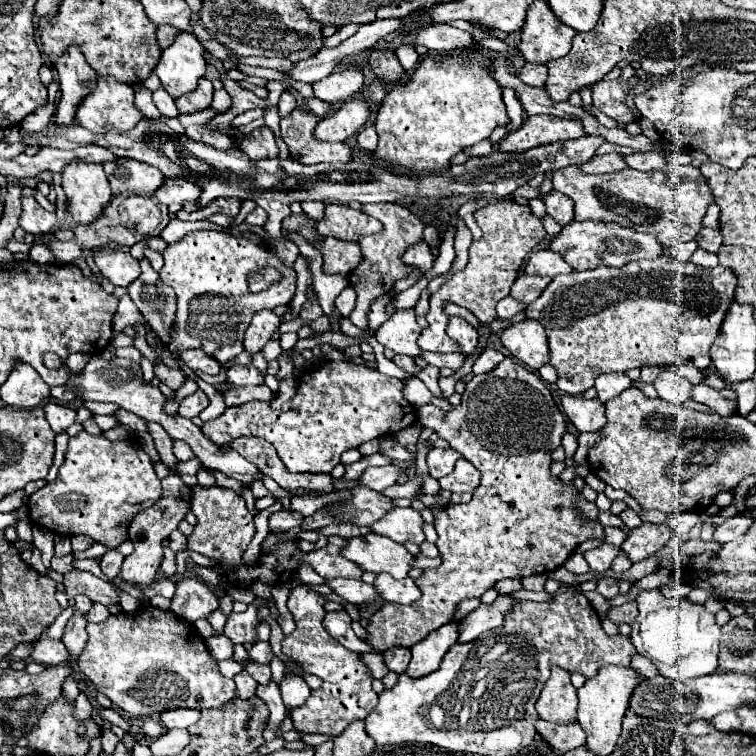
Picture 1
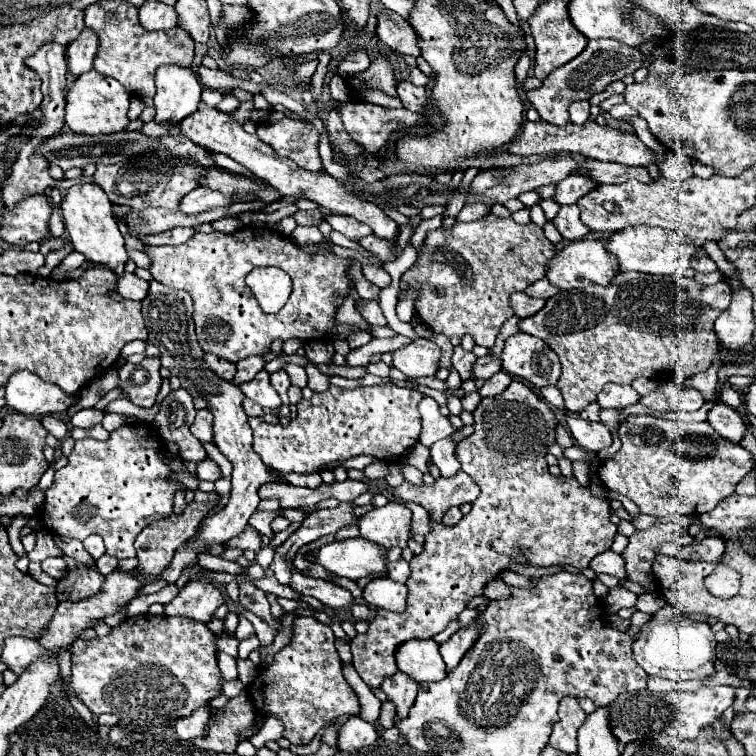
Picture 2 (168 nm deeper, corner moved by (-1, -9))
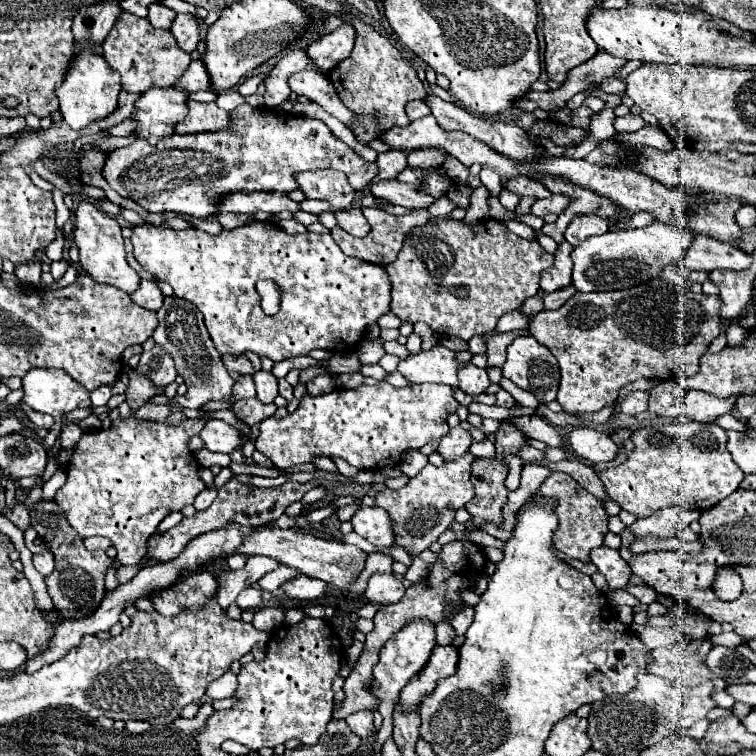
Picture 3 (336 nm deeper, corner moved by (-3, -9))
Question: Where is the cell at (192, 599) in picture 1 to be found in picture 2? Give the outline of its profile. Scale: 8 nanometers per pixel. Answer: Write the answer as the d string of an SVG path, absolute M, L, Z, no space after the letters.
M191 580L169 604L165 604L165 614L185 616L207 624L221 604L223 594L209 580Z

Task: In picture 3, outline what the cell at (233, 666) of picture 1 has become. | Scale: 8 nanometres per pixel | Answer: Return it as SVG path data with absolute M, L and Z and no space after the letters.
M229 670L227 674L223 674L217 682L213 682L209 688L207 688L207 696L211 700L221 700L221 698L229 698L233 696L237 688L237 676Z

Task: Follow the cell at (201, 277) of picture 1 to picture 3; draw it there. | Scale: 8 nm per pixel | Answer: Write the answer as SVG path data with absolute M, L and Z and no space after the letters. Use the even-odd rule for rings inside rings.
M253 220L233 230L207 234L197 228L173 230L153 228L149 224L133 228L131 242L135 246L137 262L155 274L159 280L171 284L175 296L189 300L205 318L205 326L221 354L243 354L247 350L281 362L293 356L307 356L315 348L331 352L355 350L363 340L367 328L391 310L391 280L383 266L349 258L341 252L329 234L297 234L289 236L275 222ZM269 278L281 290L281 304L275 316L267 316L259 306L255 284Z

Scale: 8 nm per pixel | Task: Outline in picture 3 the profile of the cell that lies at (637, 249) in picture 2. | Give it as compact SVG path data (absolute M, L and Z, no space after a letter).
M697 236L691 244L691 248L685 254L685 260L681 262L689 270L745 270L753 262L751 254L739 252L729 242L715 240L711 236Z

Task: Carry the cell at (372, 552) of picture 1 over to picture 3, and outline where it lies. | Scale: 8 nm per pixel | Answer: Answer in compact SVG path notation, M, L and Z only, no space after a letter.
M263 526L259 530L251 532L249 536L245 536L241 546L233 554L269 556L283 566L299 570L305 576L333 584L347 598L349 598L349 584L363 572L365 558L367 558L367 554L363 550L359 550L357 546L351 546L351 544L339 544L337 540L323 540L315 534L297 532L293 528L281 530L281 528L269 528L269 526Z

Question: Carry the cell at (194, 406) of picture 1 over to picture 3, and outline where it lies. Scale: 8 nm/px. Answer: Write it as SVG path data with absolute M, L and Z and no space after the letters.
M209 420L199 436L203 438L205 448L211 452L231 454L243 446L243 436L239 436L239 430L223 420Z

